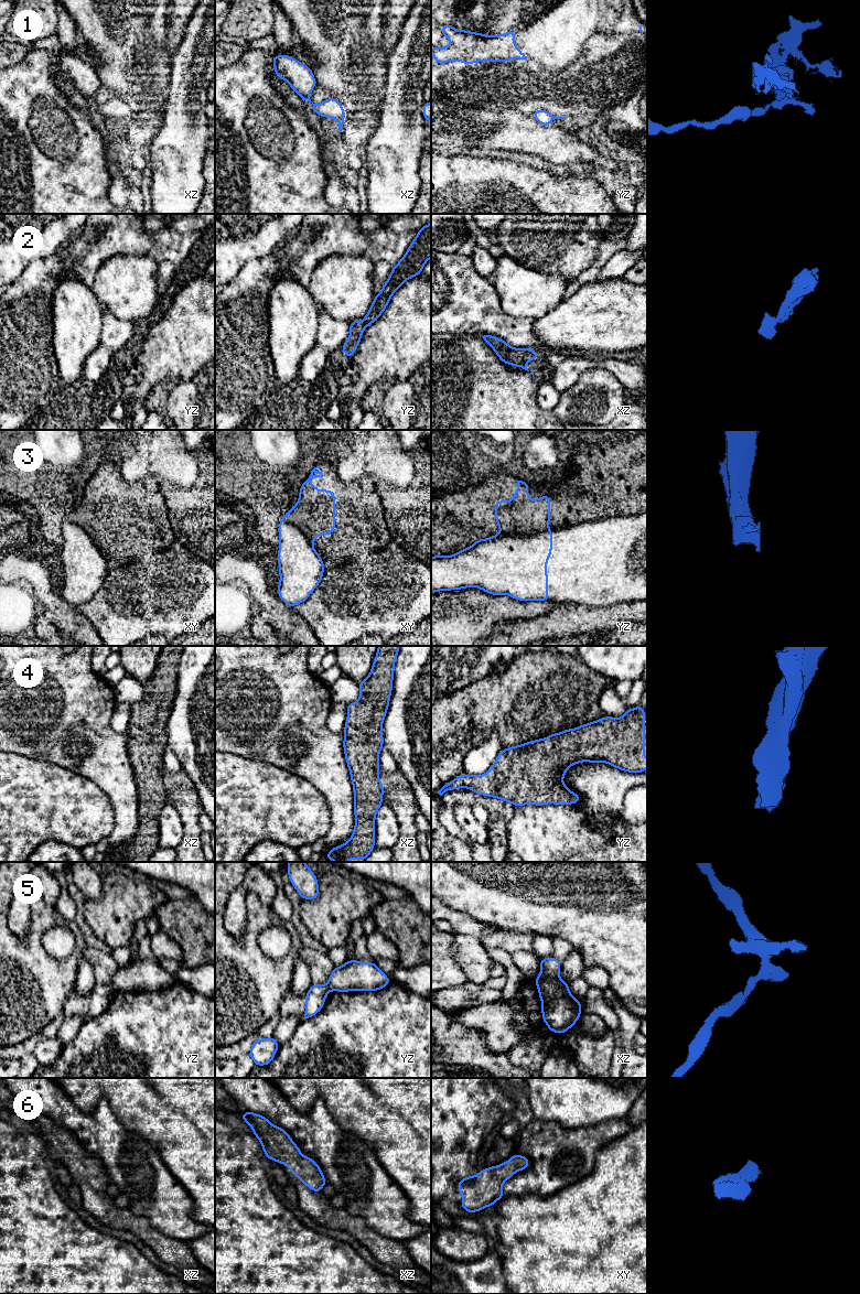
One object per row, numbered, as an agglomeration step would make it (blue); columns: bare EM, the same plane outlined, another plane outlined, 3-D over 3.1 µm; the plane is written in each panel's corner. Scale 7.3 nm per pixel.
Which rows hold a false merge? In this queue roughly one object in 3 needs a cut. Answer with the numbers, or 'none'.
1, 3, 5

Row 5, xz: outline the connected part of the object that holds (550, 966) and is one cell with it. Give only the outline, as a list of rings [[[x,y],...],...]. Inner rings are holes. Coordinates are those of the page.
[[[555,957],[541,958],[539,962],[540,973],[544,975],[559,975],[561,970],[561,962],[557,960]]]

